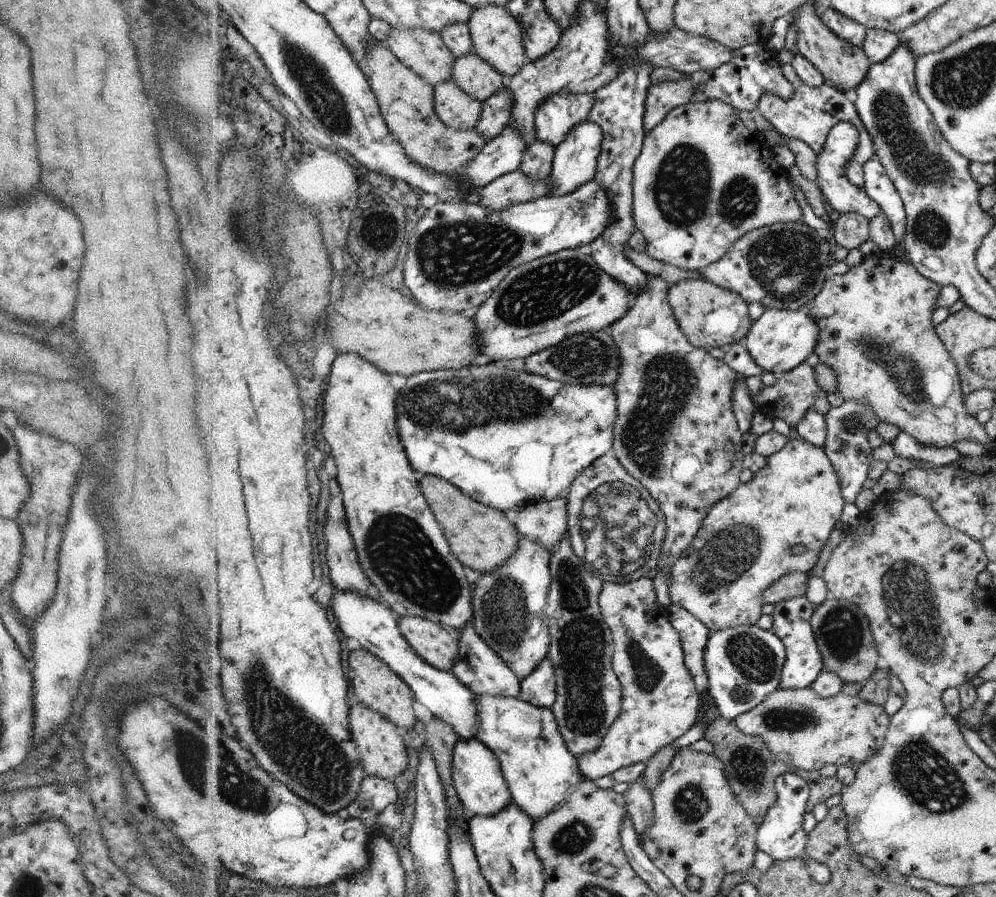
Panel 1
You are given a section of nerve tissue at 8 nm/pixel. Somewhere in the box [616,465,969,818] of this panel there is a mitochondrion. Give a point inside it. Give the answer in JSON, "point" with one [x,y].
{"point":[911,607]}

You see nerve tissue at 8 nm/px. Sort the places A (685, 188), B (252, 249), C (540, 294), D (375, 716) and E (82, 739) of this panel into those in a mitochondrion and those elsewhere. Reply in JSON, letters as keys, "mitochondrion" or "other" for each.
{"A":"mitochondrion","B":"mitochondrion","C":"mitochondrion","D":"other","E":"other"}

